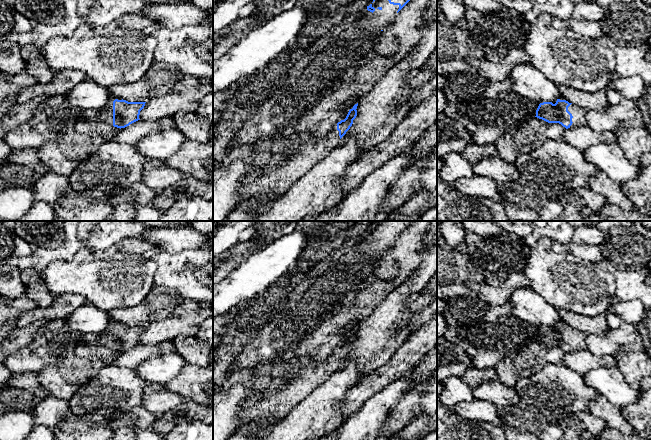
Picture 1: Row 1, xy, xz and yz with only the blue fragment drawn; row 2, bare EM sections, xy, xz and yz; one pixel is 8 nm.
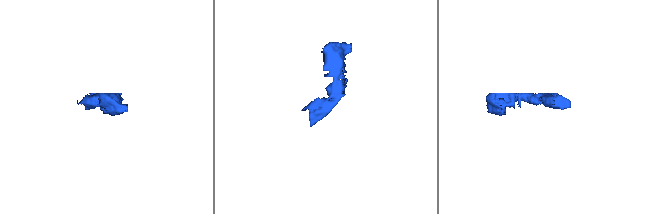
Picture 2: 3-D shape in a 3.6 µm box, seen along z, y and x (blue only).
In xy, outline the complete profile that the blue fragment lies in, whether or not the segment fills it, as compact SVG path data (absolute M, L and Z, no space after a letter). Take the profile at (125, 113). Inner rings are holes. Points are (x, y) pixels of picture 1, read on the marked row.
M111 97L99 109L84 110L82 120L104 122L117 128L125 128L140 120L140 111L146 102L128 102L122 98Z

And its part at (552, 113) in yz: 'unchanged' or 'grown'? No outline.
grown

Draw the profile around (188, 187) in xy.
M185 175L176 184L159 191L151 204L165 211L179 199L193 197L213 200L213 183L203 182L191 175Z

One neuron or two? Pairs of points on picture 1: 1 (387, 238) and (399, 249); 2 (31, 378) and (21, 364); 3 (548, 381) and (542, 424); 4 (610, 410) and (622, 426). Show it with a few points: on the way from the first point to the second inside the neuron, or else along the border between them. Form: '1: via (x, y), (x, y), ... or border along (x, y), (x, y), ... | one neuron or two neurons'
1: border along (398, 237), (383, 253) | two neurons
2: border along (35, 371), (13, 374) | two neurons
3: border along (523, 398), (552, 411), (558, 417) | two neurons
4: via (610, 414), (618, 422) | one neuron

